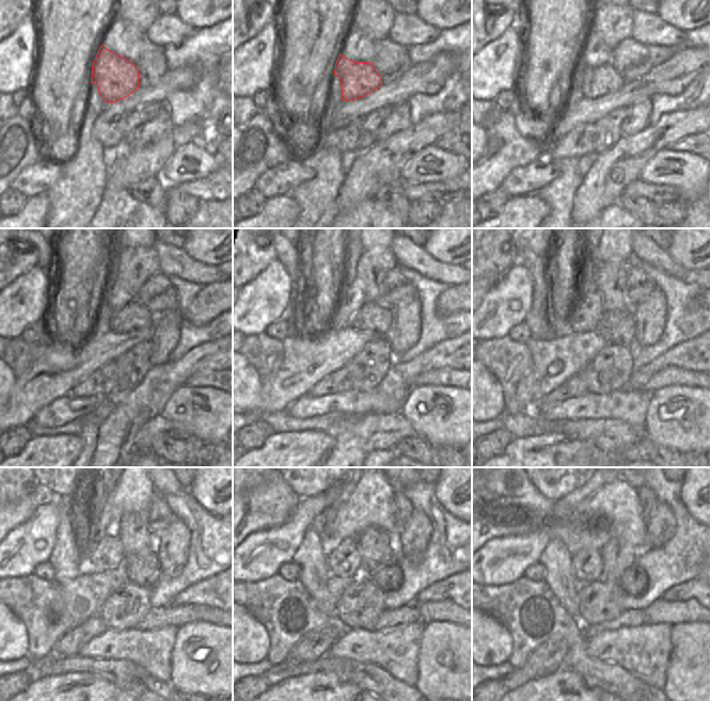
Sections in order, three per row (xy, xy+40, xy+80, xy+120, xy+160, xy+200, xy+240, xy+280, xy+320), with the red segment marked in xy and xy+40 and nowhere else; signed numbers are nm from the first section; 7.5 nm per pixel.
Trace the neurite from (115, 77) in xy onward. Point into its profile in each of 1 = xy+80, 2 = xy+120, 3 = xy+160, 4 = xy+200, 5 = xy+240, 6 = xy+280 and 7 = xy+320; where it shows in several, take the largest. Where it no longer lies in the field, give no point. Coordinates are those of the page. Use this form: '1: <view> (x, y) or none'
1: xy+80 (597, 81)
2: xy+120 (133, 316)
3: xy+160 (377, 318)
4: xy+200 (619, 328)
5: xy+240 (143, 569)
6: xy+280 (389, 576)
7: xy+320 (634, 580)

